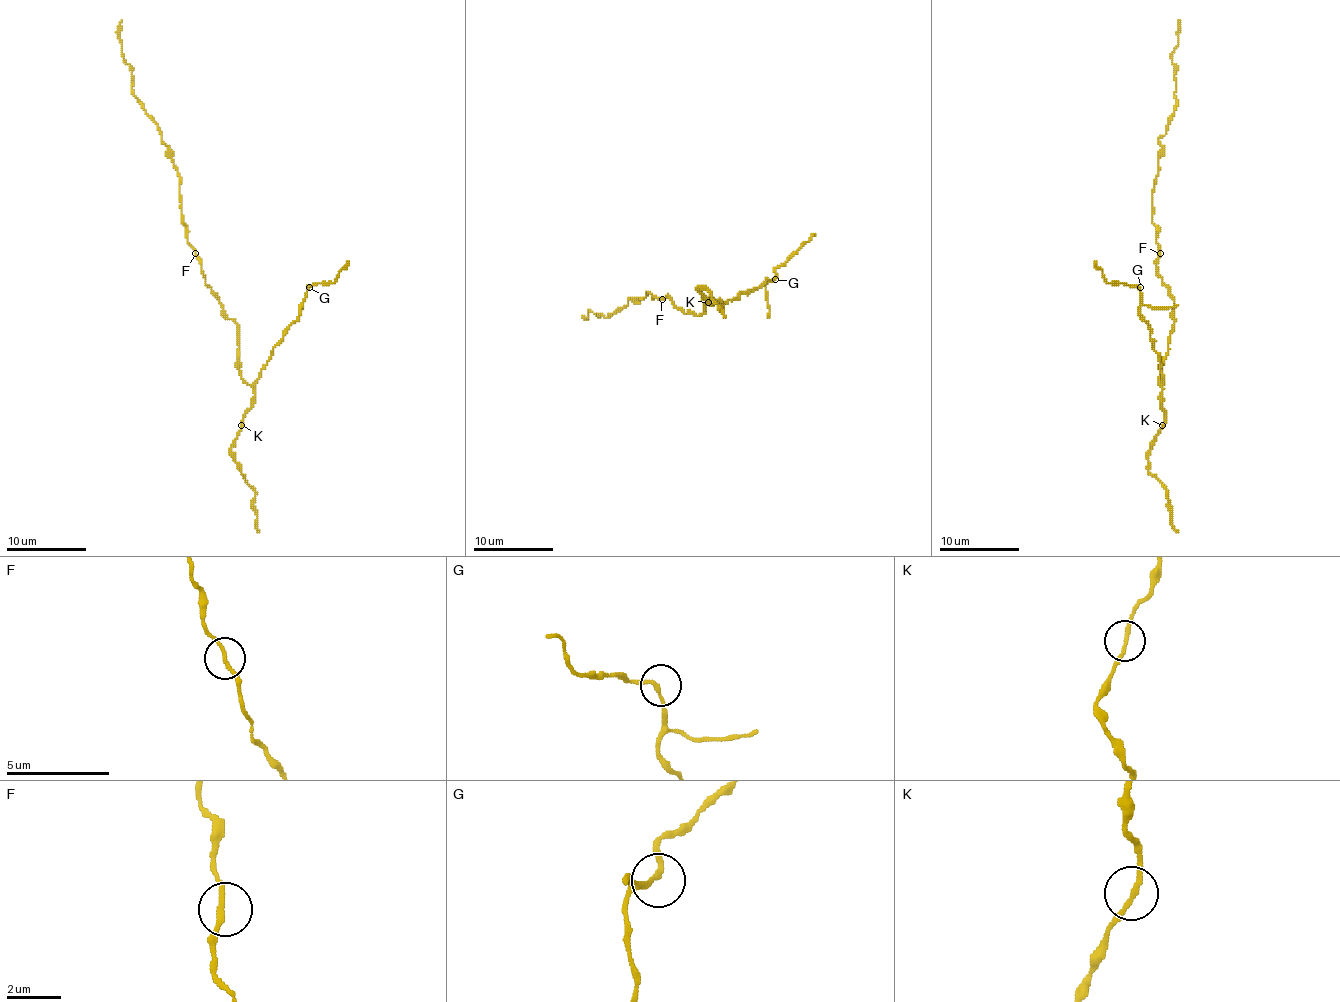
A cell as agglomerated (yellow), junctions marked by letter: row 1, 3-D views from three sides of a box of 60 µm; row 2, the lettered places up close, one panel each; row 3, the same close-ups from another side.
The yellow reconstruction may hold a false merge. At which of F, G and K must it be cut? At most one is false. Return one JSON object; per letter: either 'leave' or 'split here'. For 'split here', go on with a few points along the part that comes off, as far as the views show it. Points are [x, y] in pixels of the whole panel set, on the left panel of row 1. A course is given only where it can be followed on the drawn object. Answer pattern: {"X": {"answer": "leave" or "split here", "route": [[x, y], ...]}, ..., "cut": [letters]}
{"F": {"answer": "leave"}, "G": {"answer": "leave"}, "K": {"answer": "leave"}, "cut": []}

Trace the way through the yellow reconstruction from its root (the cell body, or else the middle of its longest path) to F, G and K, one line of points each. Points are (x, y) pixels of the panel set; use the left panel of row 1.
F: (209, 287), (195, 253)
G: (209, 287), (223, 313), (237, 325), (239, 371), (249, 385), (259, 377), (273, 347), (297, 319), (309, 287)
K: (209, 287), (223, 313), (237, 325), (241, 379), (255, 395), (255, 403), (243, 416), (241, 424)

